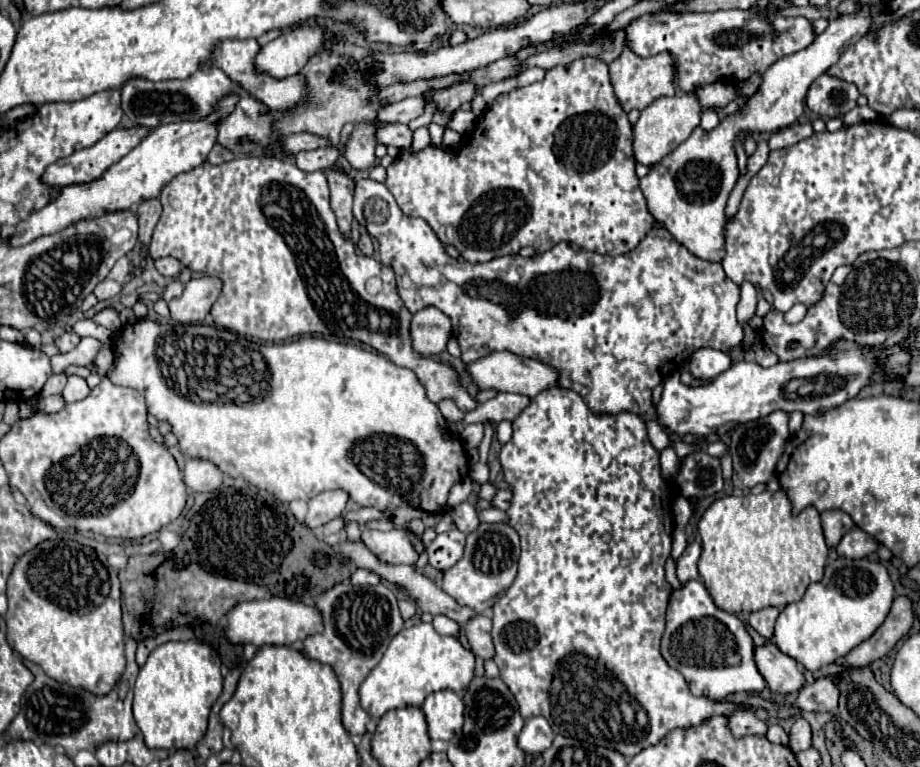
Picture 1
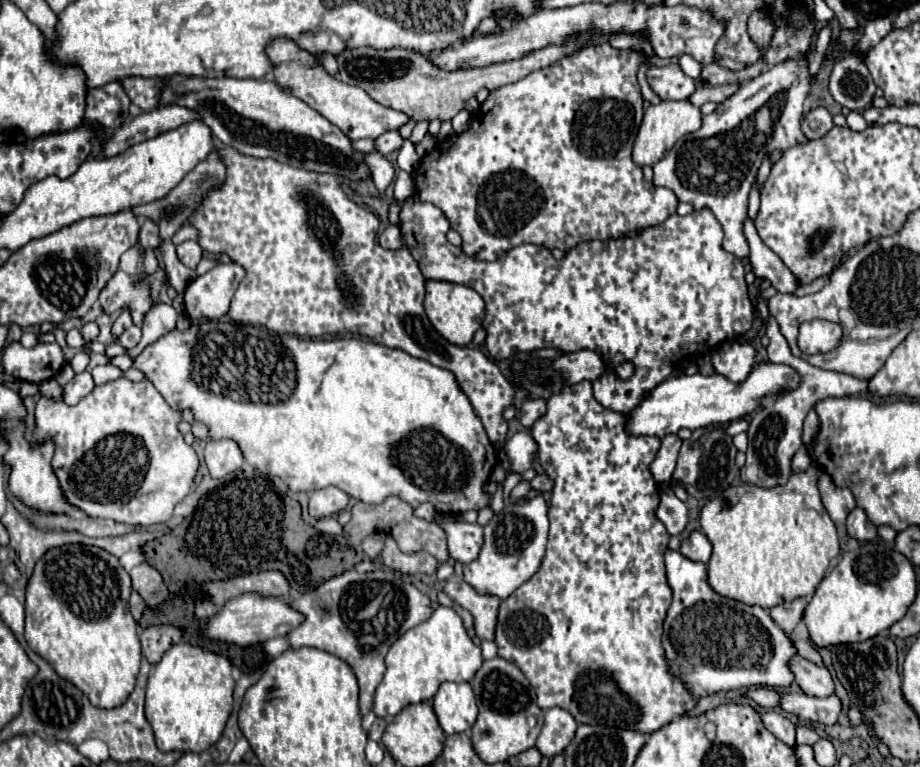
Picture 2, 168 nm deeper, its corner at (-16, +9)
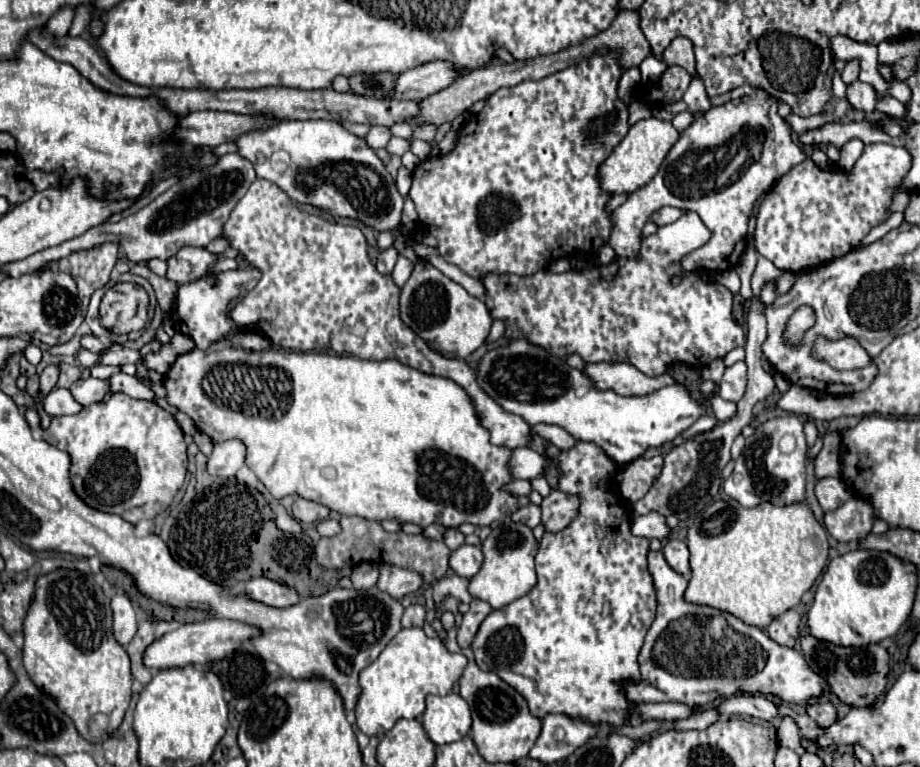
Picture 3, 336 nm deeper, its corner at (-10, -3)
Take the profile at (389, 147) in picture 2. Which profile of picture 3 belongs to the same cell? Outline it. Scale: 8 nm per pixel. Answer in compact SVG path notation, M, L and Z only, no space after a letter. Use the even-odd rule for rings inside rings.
M392 136L390 142L386 144L386 152L388 154L396 154L396 156L402 156L408 148L410 148L408 140L402 140L402 138L396 138L396 136Z

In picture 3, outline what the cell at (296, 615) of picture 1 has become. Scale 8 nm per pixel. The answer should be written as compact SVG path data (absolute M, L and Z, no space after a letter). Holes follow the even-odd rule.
M206 618L202 622L184 624L178 630L172 630L164 634L160 640L150 644L144 652L144 664L148 668L174 668L174 666L186 666L186 664L206 664L214 660L222 660L236 650L242 648L244 642L258 636L258 628L246 622L238 620L226 620L226 618Z

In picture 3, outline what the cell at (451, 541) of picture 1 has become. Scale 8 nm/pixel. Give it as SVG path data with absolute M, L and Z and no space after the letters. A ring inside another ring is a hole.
M462 544L458 550L450 554L450 568L464 578L472 578L482 566L482 550L480 546Z

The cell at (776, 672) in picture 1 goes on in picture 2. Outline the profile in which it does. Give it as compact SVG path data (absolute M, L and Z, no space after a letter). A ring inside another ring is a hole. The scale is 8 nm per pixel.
M794 656L792 672L796 674L796 684L804 690L806 696L826 698L834 694L834 682L826 668L820 668L810 660L804 660L802 656Z

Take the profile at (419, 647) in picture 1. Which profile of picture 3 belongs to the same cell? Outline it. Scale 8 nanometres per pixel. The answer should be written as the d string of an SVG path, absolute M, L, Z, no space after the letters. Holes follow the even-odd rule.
M406 628L386 646L386 650L360 674L362 696L356 706L356 724L366 736L388 732L400 718L420 718L426 710L426 696L446 696L462 678L468 660L446 648L442 636L426 636L424 628Z

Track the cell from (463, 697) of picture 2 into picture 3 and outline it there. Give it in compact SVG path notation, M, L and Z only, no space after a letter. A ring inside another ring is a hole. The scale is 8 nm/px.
M460 694L428 696L422 724L434 744L450 744L468 736L470 708Z

